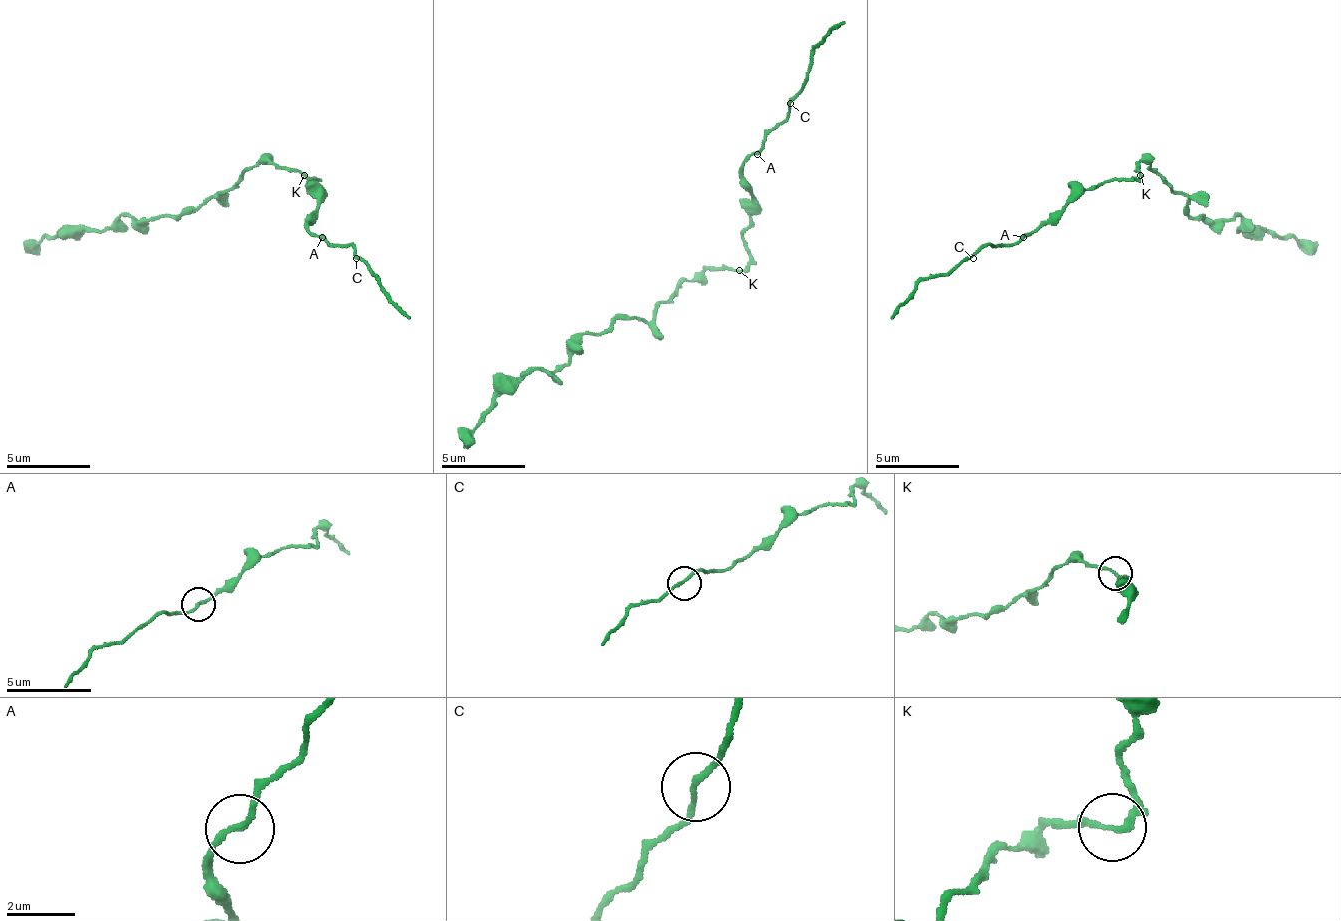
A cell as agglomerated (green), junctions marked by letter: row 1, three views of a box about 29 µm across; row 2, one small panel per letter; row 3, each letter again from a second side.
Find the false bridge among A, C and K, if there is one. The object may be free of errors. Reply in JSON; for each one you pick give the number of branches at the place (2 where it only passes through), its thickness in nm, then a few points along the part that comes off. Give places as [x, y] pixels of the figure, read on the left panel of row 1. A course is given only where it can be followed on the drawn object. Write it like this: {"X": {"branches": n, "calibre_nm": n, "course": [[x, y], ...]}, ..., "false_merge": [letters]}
{"false_merge": []}

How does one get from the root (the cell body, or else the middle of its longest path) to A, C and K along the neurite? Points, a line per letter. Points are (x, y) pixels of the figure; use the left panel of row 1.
A: (280, 169), (301, 169), (314, 178), (310, 182), (314, 186), (318, 207), (310, 216), (310, 228), (322, 237)
C: (280, 169), (314, 178), (318, 207), (310, 228), (326, 245), (352, 245), (356, 258)
K: (280, 169), (301, 169), (305, 174)

